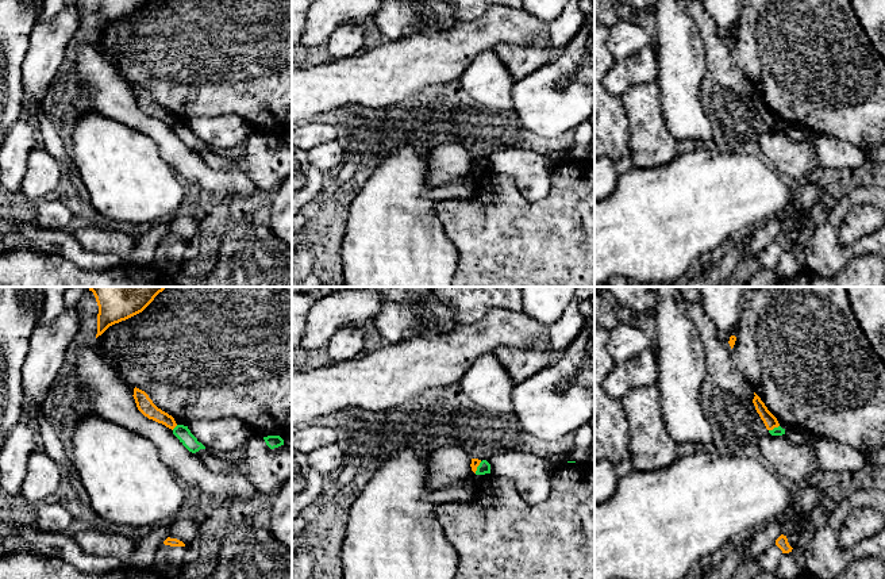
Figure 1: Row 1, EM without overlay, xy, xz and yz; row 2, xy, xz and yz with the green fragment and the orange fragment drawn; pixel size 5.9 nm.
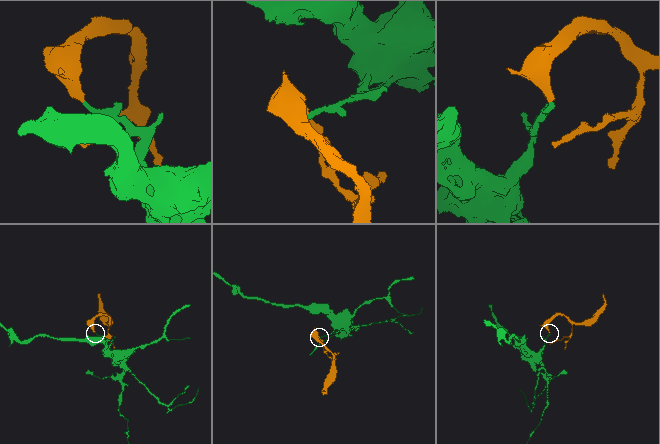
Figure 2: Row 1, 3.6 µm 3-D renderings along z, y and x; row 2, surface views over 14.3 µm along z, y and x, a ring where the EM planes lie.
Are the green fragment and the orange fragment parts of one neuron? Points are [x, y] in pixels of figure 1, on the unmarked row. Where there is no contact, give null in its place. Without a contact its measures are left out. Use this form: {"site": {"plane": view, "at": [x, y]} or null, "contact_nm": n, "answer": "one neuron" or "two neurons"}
{"site": {"plane": "yz", "at": [774, 125]}, "contact_nm": 70, "answer": "two neurons"}

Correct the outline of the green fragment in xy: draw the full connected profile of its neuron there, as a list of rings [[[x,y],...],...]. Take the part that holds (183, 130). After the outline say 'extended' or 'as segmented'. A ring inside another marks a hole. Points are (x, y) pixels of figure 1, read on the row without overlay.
[[[177,122],[173,126],[173,131],[180,137],[180,139],[192,150],[205,146],[205,143],[197,138],[197,135],[191,130],[188,123]]]; as segmented

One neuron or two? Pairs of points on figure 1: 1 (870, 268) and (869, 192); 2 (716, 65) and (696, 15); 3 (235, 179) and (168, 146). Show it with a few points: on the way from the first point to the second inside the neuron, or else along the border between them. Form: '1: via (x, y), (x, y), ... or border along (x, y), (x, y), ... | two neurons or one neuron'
1: border along (870, 253), (854, 256), (842, 269) | two neurons
2: via (716, 53), (705, 27) | one neuron
3: via (219, 179), (204, 177), (184, 161) | one neuron

